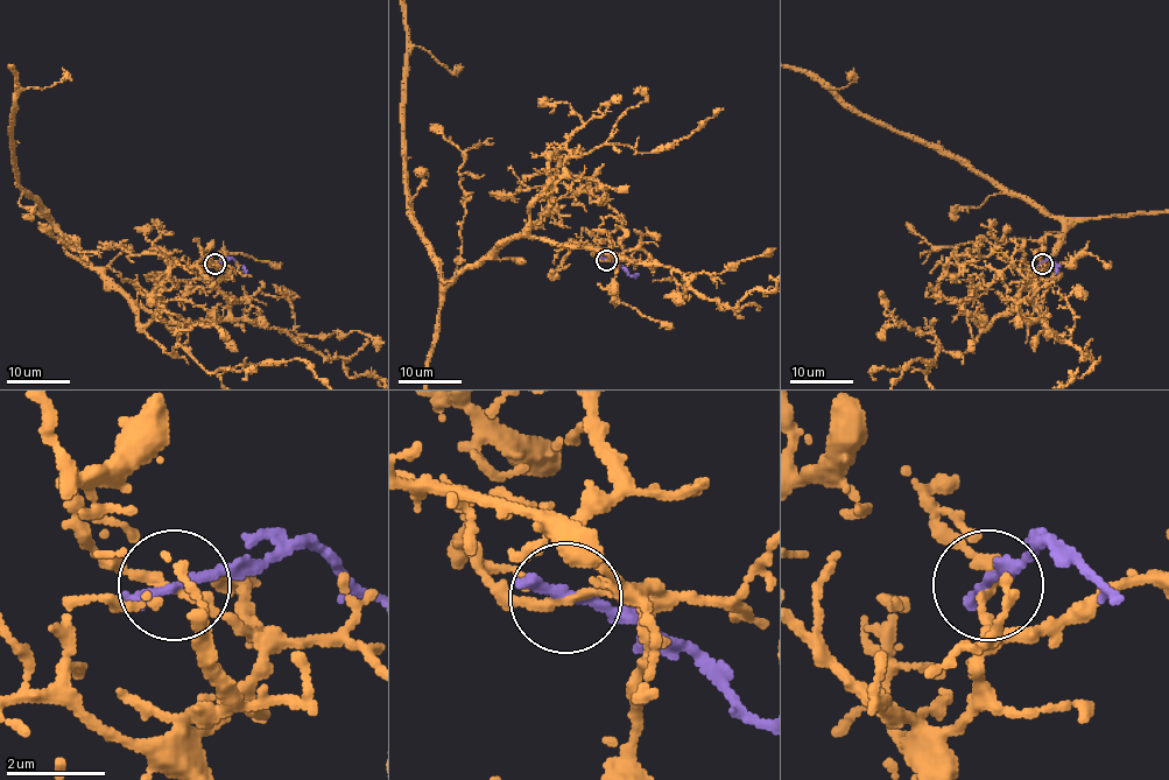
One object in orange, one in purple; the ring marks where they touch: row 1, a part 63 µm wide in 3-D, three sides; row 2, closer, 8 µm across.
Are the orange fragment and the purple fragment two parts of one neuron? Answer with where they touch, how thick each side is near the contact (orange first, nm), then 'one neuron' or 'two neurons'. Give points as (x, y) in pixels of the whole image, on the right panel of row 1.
at (1042, 264); 180 nm thick on the orange side, 260 nm on the other; two neurons

